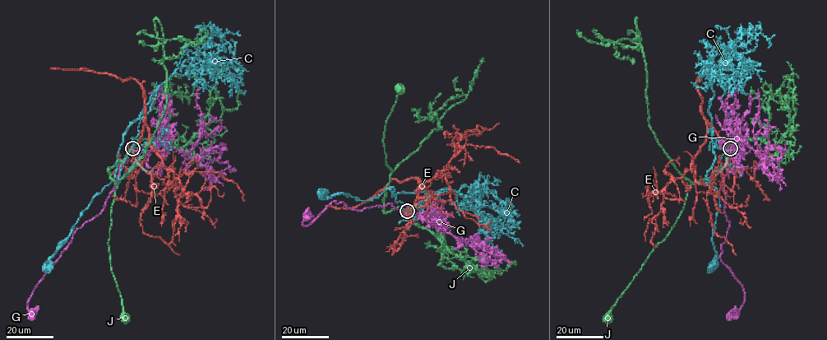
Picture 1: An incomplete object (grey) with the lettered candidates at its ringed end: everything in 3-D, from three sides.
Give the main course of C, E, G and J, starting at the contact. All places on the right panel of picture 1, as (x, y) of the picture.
C: (729, 149), (705, 183), (719, 194), (712, 265)
E: (729, 151), (734, 150), (708, 123), (706, 142), (691, 166), (649, 194), (650, 207), (649, 186), (642, 193)
G: (730, 151), (723, 179), (729, 224), (720, 259), (744, 292), (743, 305), (735, 313)
J: (729, 148), (726, 159), (730, 169), (721, 167), (710, 176), (690, 186), (675, 225), (653, 249), (607, 318)

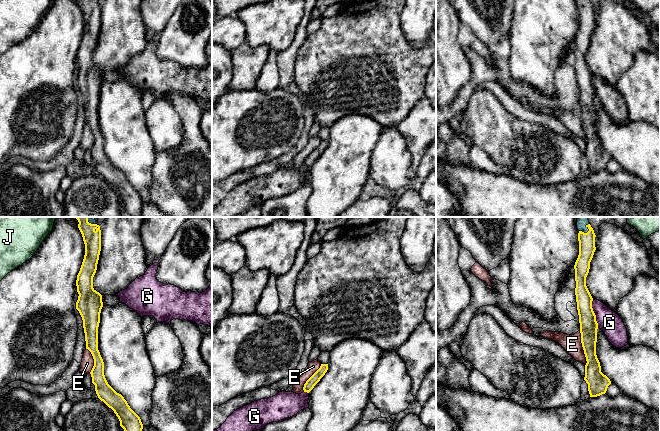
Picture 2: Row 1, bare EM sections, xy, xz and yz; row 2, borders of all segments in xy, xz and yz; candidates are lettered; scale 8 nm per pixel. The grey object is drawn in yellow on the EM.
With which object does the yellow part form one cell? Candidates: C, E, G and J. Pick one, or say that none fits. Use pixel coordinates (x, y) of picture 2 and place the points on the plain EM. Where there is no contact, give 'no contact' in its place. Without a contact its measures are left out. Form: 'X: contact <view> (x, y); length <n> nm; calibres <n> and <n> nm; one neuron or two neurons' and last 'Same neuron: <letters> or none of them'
C: contact yz (587, 8); length 100 nm; calibres 130 and 60 nm; one neuron
E: contact yz (583, 124); length 280 nm; calibres 150 and 150 nm; two neurons
G: contact yz (594, 89); length 220 nm; calibres 140 and 180 nm; two neurons
J: no contact; two neurons
Same neuron: C

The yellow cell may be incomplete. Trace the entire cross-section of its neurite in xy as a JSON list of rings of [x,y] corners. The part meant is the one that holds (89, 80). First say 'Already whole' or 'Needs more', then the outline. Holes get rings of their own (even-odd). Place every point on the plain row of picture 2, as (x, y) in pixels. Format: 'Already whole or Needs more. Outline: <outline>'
Already whole. Outline: [[[78,0],[85,20],[85,31],[77,51],[76,62],[79,70],[76,85],[79,87],[85,109],[86,125],[94,135],[90,148],[98,174],[111,184],[120,197],[129,217],[140,217],[143,200],[140,193],[130,184],[124,173],[107,158],[104,138],[98,126],[98,103],[103,83],[102,71],[93,64],[93,53],[101,27],[101,6],[97,0]]]

